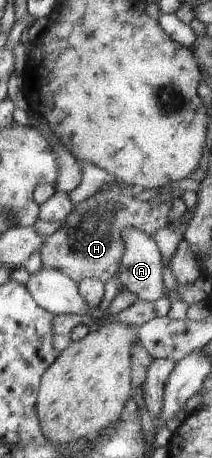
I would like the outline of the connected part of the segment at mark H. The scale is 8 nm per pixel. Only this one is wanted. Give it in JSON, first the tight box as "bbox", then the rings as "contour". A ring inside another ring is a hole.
{"bbox":[41,183,188,284],"contour":[[[109,183],[103,185],[93,196],[74,203],[71,212],[61,221],[60,228],[53,234],[45,237],[45,242],[41,245],[42,266],[48,269],[61,271],[65,276],[79,284],[85,279],[95,279],[105,284],[113,277],[118,278],[120,264],[123,258],[124,244],[122,234],[125,229],[136,228],[145,234],[153,235],[159,230],[176,225],[188,213],[188,206],[183,198],[177,194],[167,195],[151,201],[136,200],[134,198],[136,189],[125,183]]]}

